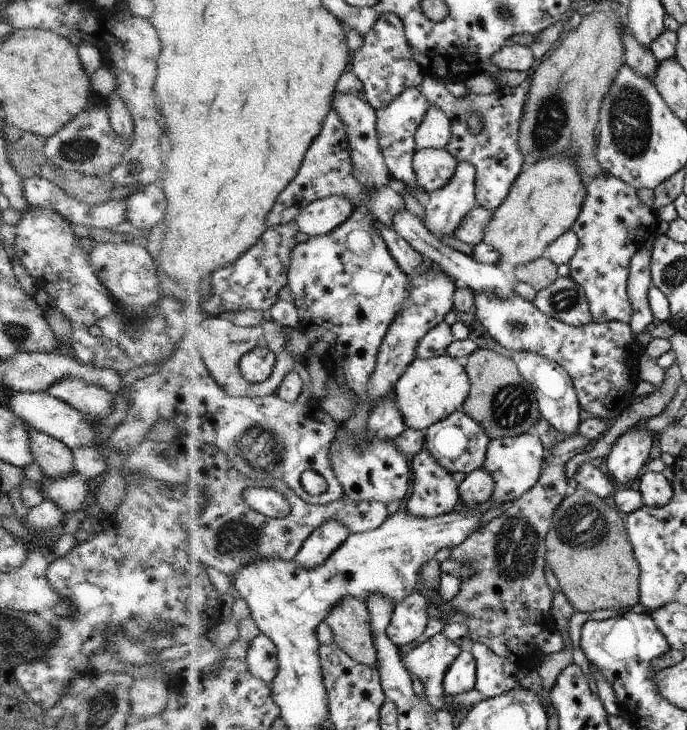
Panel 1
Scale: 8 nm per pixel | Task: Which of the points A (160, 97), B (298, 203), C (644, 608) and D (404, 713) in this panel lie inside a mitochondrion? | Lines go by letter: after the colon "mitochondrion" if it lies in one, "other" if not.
A: other
B: other
C: other
D: other

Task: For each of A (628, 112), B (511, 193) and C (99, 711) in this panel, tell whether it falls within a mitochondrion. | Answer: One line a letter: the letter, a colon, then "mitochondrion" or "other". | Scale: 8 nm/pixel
A: mitochondrion
B: other
C: mitochondrion

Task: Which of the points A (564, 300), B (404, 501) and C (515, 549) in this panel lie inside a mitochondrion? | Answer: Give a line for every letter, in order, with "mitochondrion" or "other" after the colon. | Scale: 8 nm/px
A: mitochondrion
B: other
C: mitochondrion

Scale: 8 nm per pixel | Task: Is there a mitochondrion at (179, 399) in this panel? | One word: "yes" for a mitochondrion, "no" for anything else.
no

